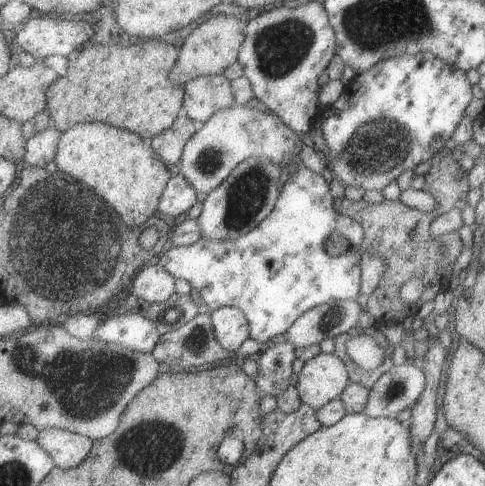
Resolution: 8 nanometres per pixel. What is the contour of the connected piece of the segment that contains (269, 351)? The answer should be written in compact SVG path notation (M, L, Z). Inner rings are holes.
M289 340L269 344L260 354L259 373L256 378L263 395L277 397L283 394L293 380L294 362L298 358L296 346Z

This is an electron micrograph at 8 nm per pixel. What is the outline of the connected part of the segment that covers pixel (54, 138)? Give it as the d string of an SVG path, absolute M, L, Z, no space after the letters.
M53 123L37 136L30 138L26 148L25 165L44 169L51 160L55 162L62 136L62 130Z

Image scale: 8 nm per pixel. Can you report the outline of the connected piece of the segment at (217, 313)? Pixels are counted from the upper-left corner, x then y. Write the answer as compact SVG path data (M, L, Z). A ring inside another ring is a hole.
M232 306L221 307L211 312L211 315L214 322L214 329L216 330L216 337L228 351L241 349L243 343L251 338L249 319L240 308Z

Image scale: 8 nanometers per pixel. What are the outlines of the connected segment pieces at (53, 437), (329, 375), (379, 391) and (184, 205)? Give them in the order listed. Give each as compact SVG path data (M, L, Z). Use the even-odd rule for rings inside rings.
M47 427L39 431L36 441L55 459L56 466L64 469L72 469L81 465L94 449L94 439L90 436L55 427Z
M332 352L318 354L306 361L298 375L297 387L304 404L317 410L340 398L341 393L351 383L345 362Z
M404 362L402 365L395 365L387 371L378 383L370 390L370 397L364 413L372 417L394 418L405 408L411 408L426 392L427 375L422 368Z
M185 175L172 176L162 194L158 210L165 216L177 218L195 206L199 198L197 192L198 190L185 178Z

